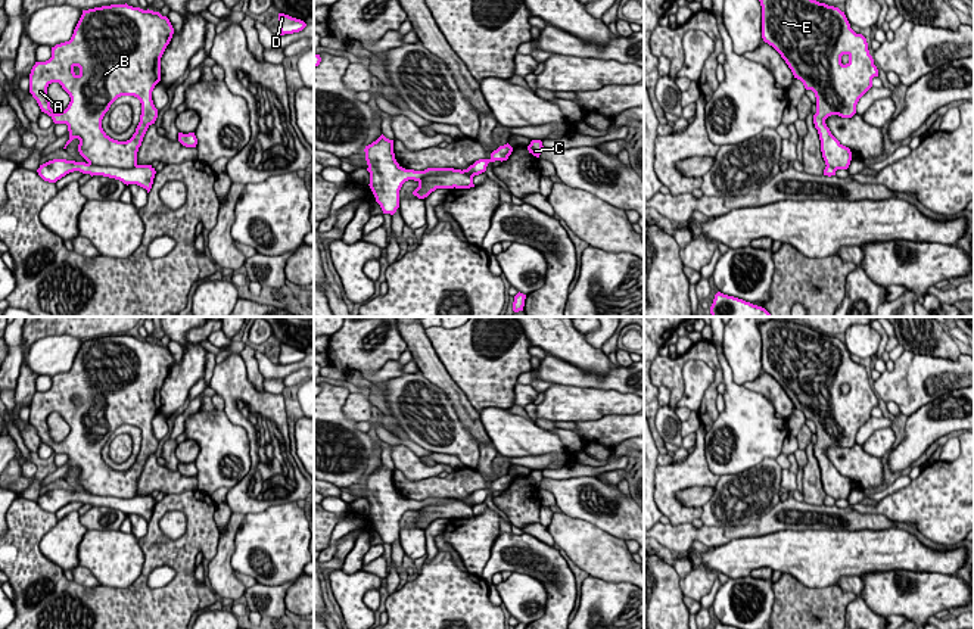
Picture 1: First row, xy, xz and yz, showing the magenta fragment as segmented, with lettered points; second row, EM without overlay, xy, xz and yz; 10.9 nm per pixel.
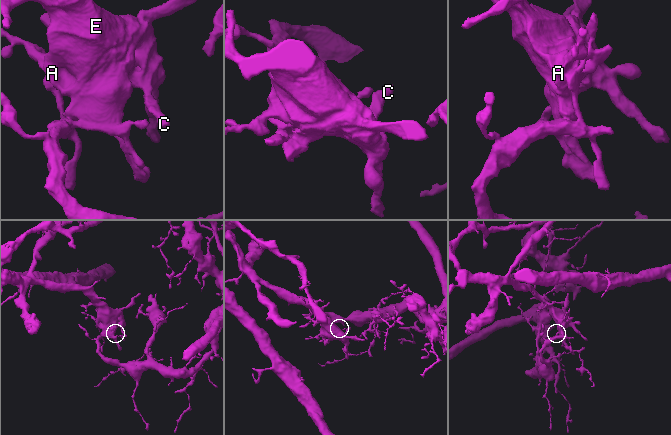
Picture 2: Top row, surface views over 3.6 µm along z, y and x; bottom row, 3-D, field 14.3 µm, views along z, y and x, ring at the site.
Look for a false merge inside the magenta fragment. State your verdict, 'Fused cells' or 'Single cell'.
Fused cells

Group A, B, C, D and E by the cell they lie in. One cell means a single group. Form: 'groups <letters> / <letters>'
groups A B C E / D

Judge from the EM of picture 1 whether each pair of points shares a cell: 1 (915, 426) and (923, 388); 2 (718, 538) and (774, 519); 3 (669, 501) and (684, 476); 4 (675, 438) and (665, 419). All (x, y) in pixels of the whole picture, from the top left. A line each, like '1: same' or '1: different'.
1: different
2: same
3: same
4: same

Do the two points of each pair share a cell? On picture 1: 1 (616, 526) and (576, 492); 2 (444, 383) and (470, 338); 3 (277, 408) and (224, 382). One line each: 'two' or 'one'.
1: one
2: two
3: one

